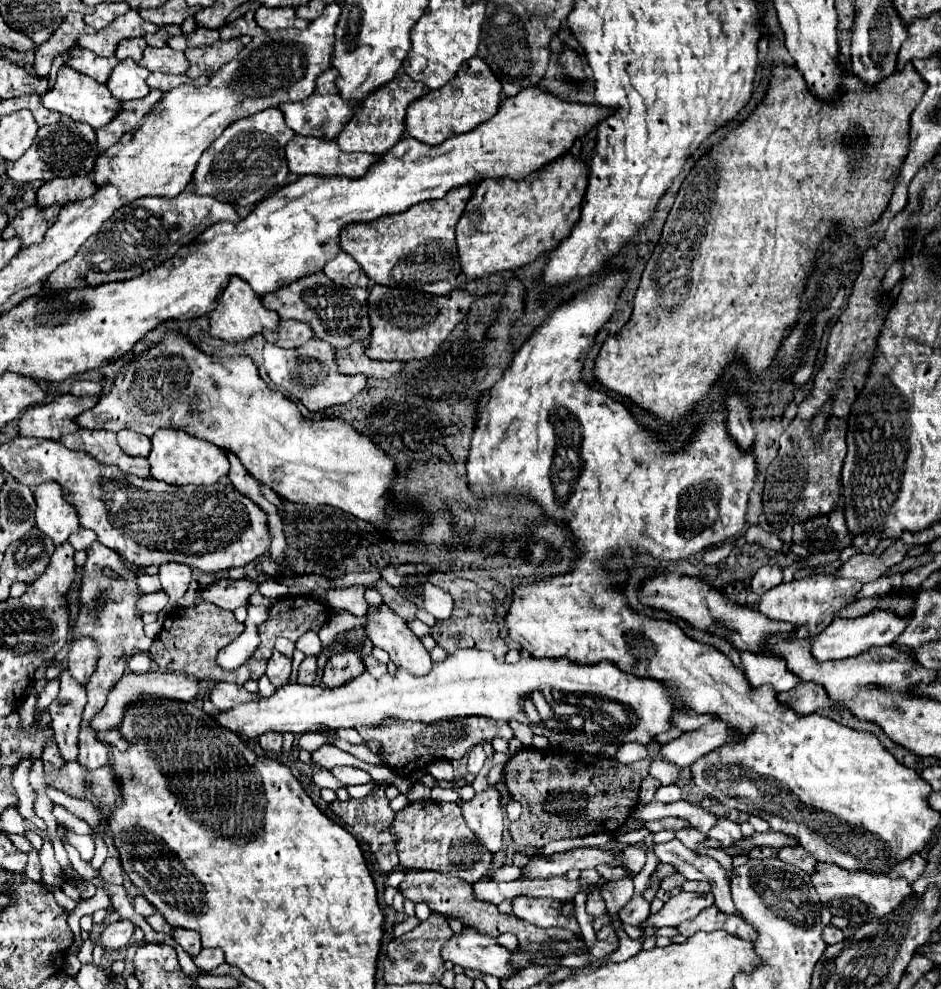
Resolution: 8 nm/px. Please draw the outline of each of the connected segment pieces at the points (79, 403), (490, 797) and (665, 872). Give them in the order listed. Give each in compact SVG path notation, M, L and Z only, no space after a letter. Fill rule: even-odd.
M61 394L47 404L35 404L27 408L19 422L19 434L59 440L59 434L67 434L79 428L75 418L93 408L99 396L73 396Z
M489 788L481 794L475 794L471 802L463 804L463 816L467 826L477 834L479 842L495 854L501 848L503 838L503 810L499 806L501 794L495 788Z
M657 864L657 868L655 868L655 872L653 872L653 876L651 876L651 884L649 886L657 886L659 884L659 880L663 880L663 878L667 878L667 876L673 876L677 872L677 868L675 866L671 866L671 864Z

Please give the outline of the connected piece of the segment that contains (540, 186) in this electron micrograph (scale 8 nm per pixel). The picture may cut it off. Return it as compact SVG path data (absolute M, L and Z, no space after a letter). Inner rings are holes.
M569 152L523 180L481 180L457 224L457 250L463 274L467 278L483 278L501 270L515 270L559 246L581 216L587 174L587 162Z

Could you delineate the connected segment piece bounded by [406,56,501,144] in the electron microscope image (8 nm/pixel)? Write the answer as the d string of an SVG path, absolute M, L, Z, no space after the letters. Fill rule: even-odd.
M477 56L467 60L455 80L439 90L427 92L423 98L411 102L406 113L406 130L411 138L417 138L423 144L441 144L443 140L463 134L481 122L495 116L501 104L501 86L491 68Z

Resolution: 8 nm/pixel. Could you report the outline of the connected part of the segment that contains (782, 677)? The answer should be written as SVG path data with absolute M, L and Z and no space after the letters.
M741 652L741 668L751 688L771 686L775 692L783 692L803 684L803 680L785 666L783 658L775 654Z

